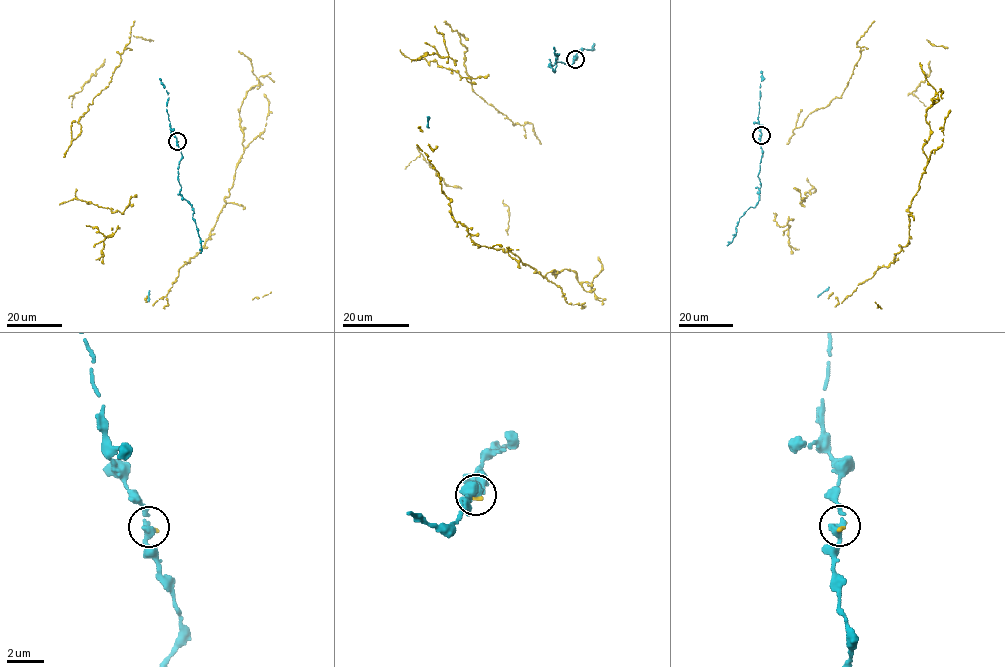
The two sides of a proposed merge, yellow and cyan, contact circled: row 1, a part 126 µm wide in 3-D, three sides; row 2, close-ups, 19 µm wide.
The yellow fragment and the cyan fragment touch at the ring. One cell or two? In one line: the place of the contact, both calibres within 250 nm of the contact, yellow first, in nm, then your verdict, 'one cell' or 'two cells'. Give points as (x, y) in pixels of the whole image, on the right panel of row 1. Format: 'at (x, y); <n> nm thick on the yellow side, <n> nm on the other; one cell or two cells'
at (761, 135); 220 nm thick on the yellow side, 360 nm on the other; one cell

